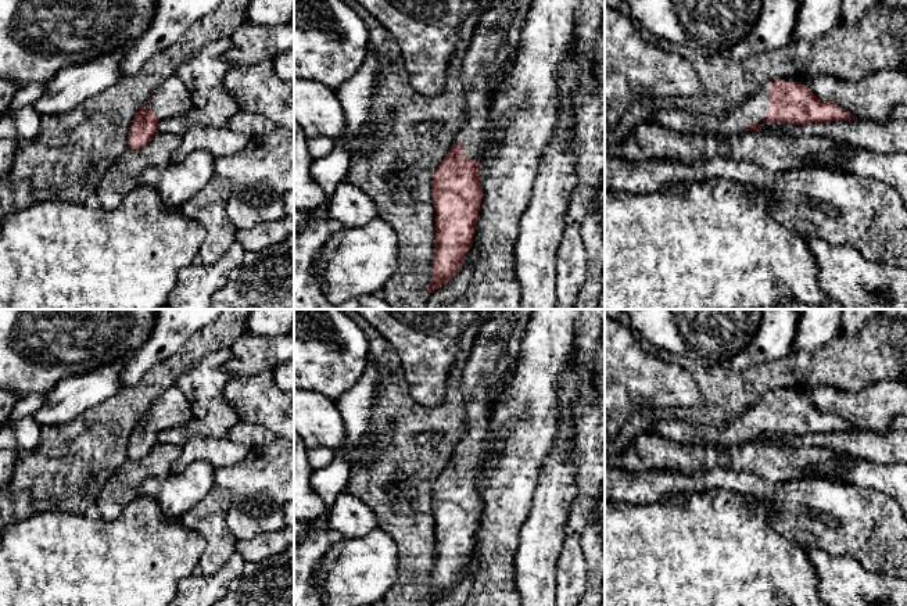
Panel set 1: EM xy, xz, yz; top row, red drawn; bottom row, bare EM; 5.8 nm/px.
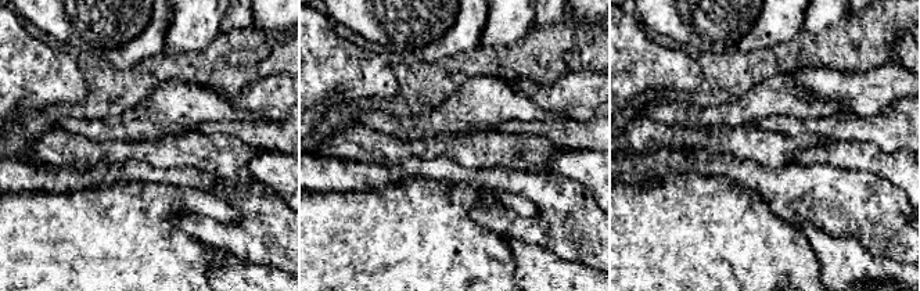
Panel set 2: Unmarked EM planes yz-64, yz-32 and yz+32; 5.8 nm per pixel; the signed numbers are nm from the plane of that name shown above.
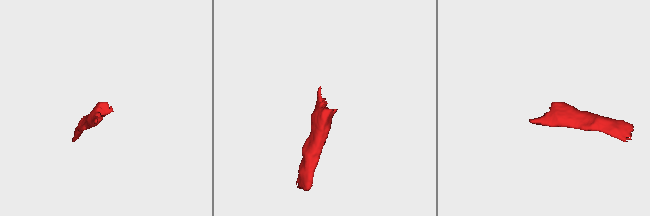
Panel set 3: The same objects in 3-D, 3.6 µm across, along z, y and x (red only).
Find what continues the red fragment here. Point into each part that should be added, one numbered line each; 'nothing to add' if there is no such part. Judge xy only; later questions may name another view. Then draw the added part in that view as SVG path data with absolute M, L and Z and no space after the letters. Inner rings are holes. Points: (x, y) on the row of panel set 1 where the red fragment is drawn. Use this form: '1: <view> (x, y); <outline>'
1: xy (171, 99); M172 75L153 92L153 101L146 105L158 116L159 121L187 114L193 107L189 90L182 80Z

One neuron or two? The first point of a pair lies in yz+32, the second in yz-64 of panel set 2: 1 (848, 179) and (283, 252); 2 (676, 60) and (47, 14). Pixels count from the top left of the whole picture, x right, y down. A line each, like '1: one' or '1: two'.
1: one
2: two

